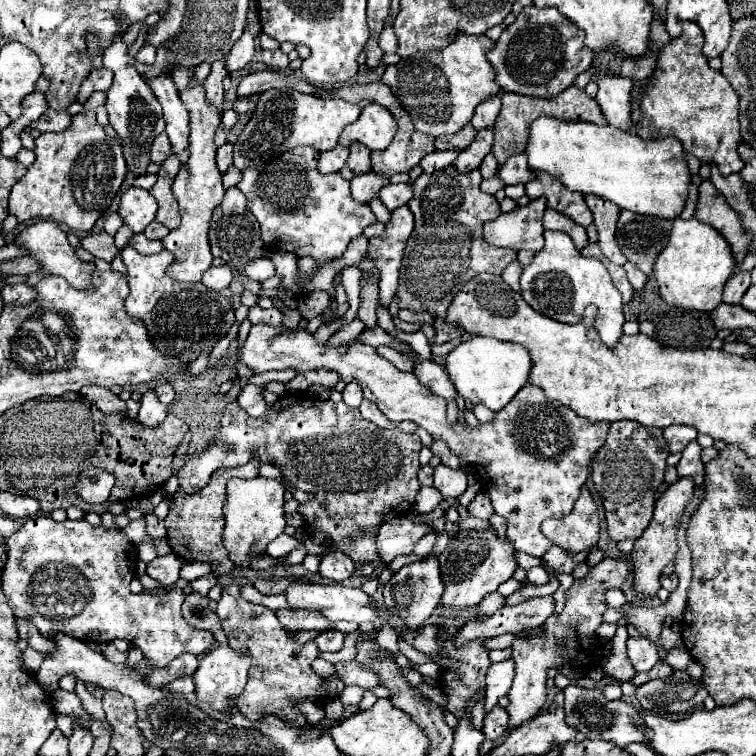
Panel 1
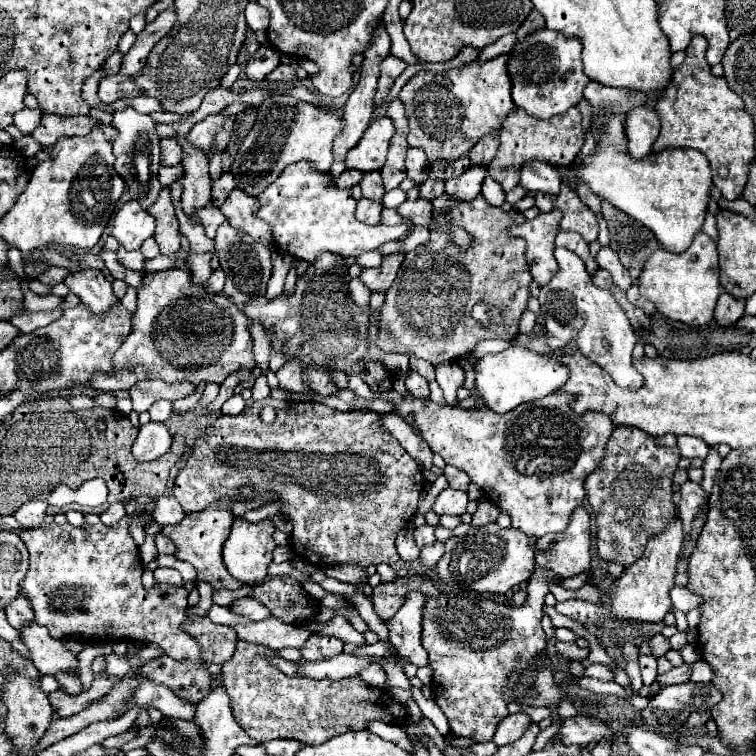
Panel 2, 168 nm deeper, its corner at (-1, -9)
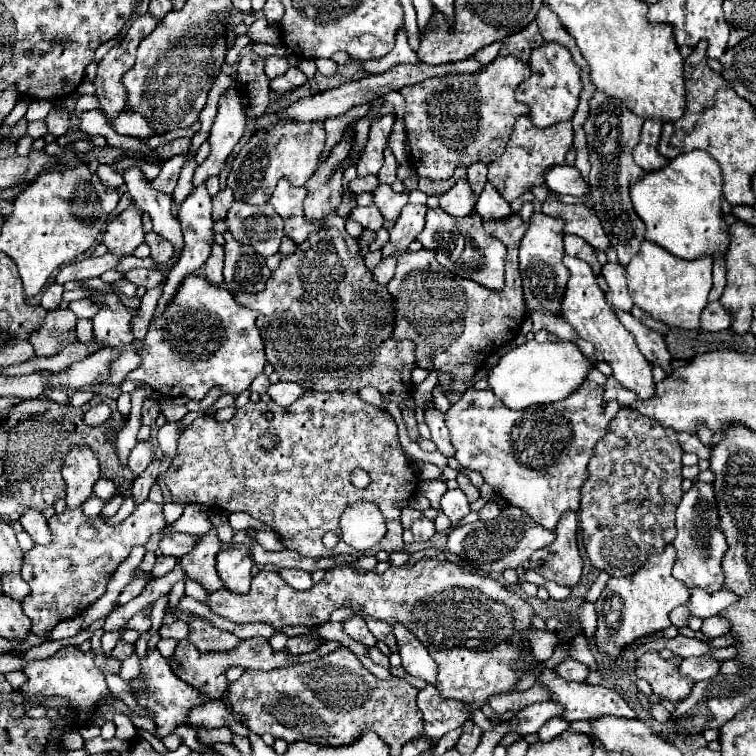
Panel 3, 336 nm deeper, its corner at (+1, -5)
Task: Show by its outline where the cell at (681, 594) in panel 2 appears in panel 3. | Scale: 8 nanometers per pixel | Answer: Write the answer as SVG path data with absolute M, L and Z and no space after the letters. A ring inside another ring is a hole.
M691 588L691 596L689 596L685 606L689 608L691 616L695 616L695 618L711 618L711 616L719 614L723 608L727 608L733 602L735 602L733 592L719 590L719 592L707 594L701 588Z

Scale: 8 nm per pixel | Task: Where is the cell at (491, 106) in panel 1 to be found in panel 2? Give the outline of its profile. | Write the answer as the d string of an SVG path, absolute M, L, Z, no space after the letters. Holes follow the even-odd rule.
M491 132L487 136L483 136L475 146L473 150L469 152L469 158L471 158L471 166L489 166L489 162L493 160L495 152L499 148L499 140L497 140L497 132Z

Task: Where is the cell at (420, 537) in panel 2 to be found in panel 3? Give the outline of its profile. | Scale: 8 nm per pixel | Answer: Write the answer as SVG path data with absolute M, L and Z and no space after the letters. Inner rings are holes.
M419 518L419 520L413 522L411 532L413 532L415 542L425 542L425 540L429 540L429 538L435 534L435 526L433 526L433 522L427 520L427 518Z

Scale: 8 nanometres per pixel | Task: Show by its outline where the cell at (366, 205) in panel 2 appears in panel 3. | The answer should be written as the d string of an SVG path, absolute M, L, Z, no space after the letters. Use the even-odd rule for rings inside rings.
M375 204L371 206L357 206L351 210L351 220L359 222L363 228L371 228L371 230L379 230L385 222L383 214L379 212L379 208L375 208Z

